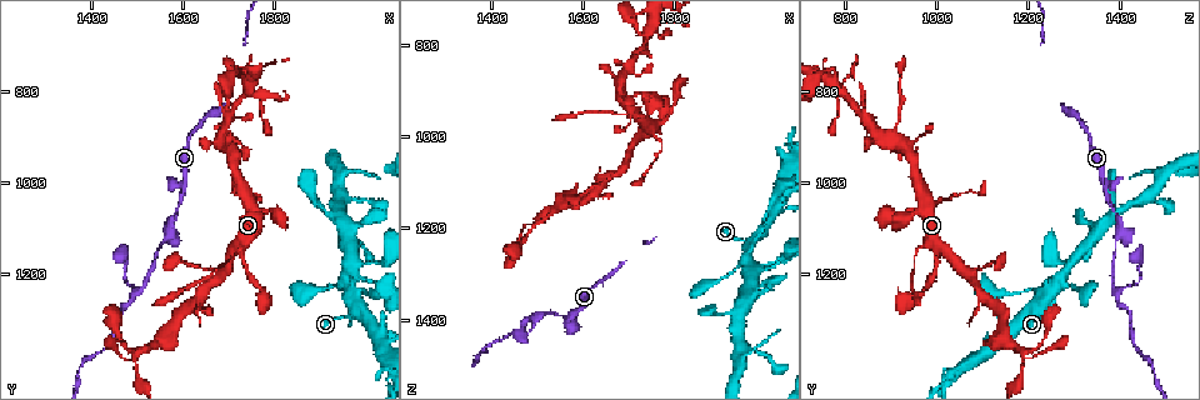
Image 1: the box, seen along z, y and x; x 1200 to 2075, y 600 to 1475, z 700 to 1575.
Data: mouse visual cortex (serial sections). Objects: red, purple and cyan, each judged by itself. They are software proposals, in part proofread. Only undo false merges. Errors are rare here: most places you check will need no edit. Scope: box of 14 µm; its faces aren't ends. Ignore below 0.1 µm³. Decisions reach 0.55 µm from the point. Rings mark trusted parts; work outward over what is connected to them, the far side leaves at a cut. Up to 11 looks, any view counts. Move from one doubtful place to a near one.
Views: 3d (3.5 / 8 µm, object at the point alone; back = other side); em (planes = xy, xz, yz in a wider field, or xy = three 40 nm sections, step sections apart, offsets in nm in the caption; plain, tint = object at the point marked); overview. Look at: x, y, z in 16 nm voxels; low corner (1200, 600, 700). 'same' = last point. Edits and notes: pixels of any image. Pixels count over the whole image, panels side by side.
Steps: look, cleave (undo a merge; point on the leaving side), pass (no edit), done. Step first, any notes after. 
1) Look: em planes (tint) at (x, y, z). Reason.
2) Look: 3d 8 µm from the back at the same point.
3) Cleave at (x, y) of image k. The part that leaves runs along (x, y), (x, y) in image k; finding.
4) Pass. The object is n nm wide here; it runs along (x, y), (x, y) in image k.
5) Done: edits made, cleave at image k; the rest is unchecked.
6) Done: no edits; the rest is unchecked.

Look: 3d 3.5 µm from the back at (1975, 1280, 1230). Thin arm on a thick one.

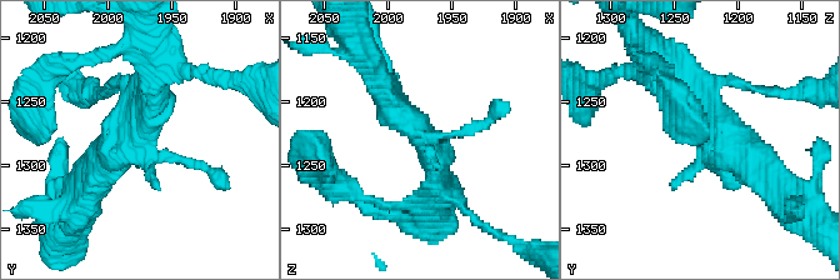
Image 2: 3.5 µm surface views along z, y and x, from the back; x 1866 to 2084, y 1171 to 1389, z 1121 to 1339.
Look: em xy step 1 (tint) at (1974, 1282, 1228).

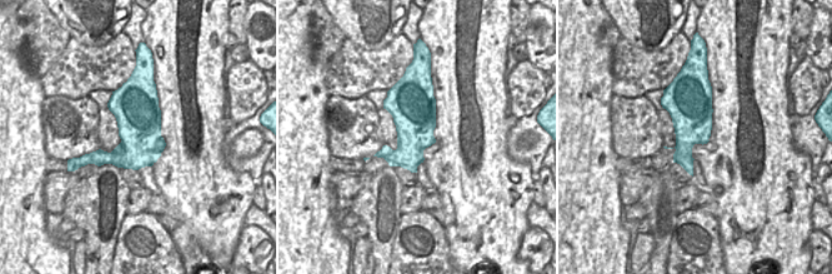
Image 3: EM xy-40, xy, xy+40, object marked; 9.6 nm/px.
Look: em planes (tint) at the same point.

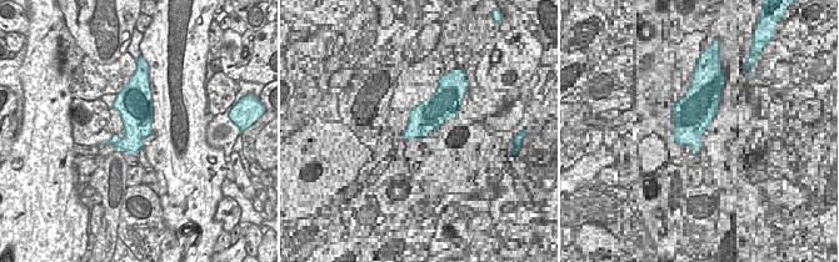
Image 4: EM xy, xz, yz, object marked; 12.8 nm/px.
Pass. One cell here.

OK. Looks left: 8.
Look: 3d 3.5 µm at (1970, 1185, 1295). Thick turns thin.

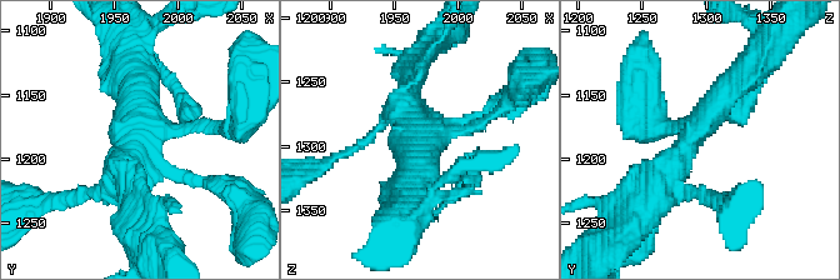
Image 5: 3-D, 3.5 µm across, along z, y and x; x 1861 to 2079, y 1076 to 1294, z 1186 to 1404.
Look: em xy step 1 (tint) at (1966, 1182, 1288).

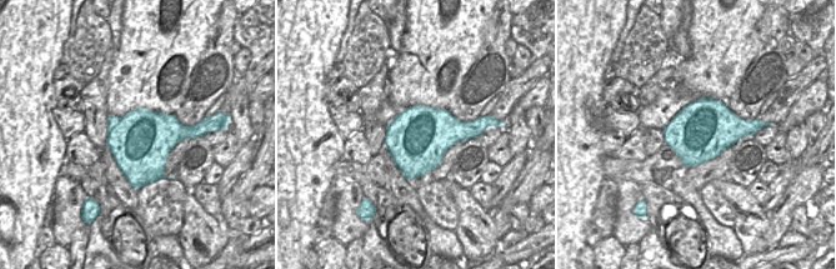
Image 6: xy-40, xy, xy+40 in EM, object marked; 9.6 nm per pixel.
Look: em planes (tint) at the same point.

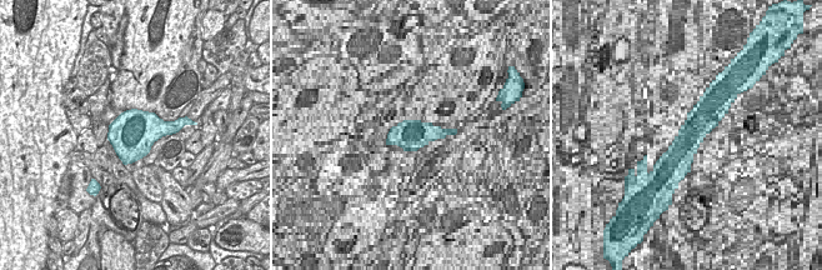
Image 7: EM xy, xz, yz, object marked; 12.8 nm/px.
Pass. The arms are 150, 150, 350, 400 nm wide; it runs along (646, 206), (710, 110), (746, 73) in image 5; all the same cell.

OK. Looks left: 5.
Look: 3d 8 µm at (1570, 1090, 1395). Calibre changes.

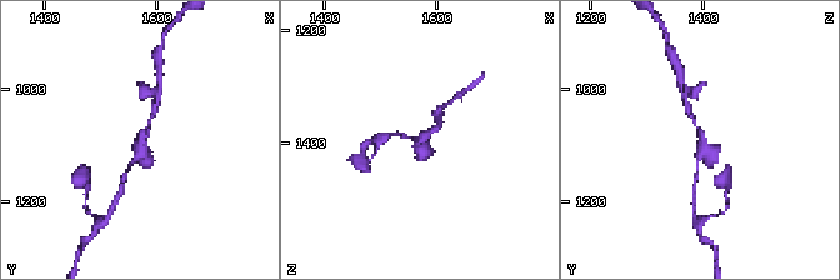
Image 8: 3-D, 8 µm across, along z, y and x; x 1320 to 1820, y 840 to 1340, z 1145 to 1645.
Look: em xy step 1 (tint) at (1575, 1090, 1400). Now the EM.

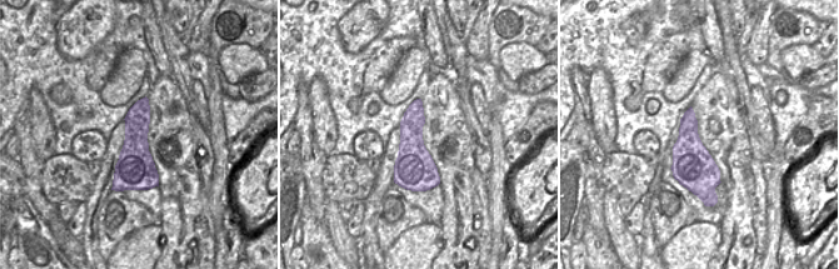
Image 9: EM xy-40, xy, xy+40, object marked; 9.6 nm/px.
Pass. All the same cell.

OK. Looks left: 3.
Look: 3d 3.5 µm at (1510, 1230, 1385). Three arms meet.

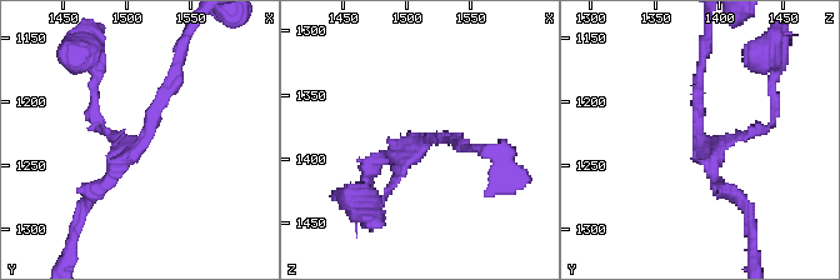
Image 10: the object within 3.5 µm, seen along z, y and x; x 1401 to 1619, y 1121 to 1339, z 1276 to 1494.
Look: em xy step 5 (tint) at (1508, 1234, 1386). 3 arms meet here; the arms are 100, 150, 200 nm wide.

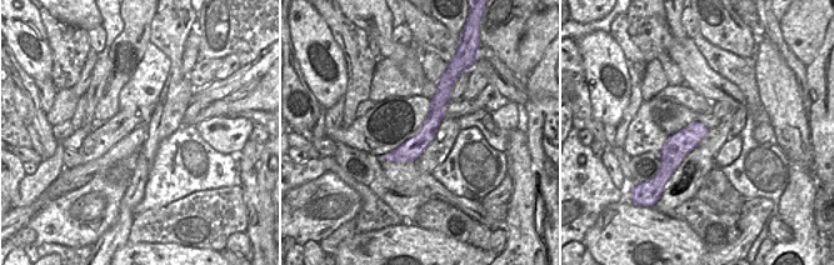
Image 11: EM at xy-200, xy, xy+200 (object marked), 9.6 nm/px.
Pass. Continuous, no second cell.

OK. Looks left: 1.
Done: no edits; the rest is unchecked.

